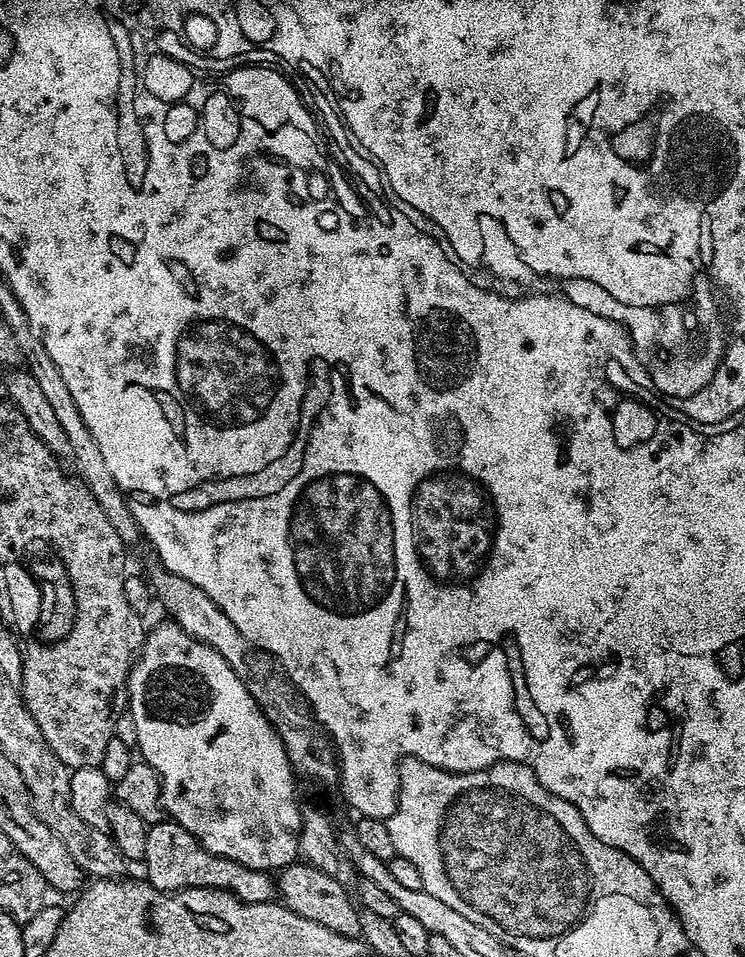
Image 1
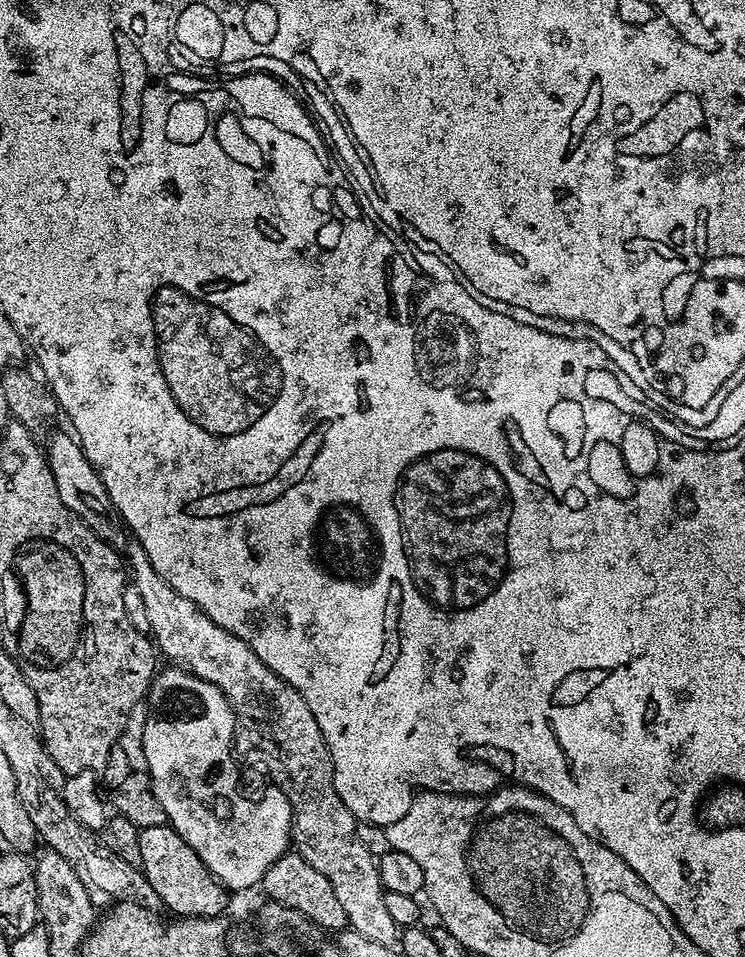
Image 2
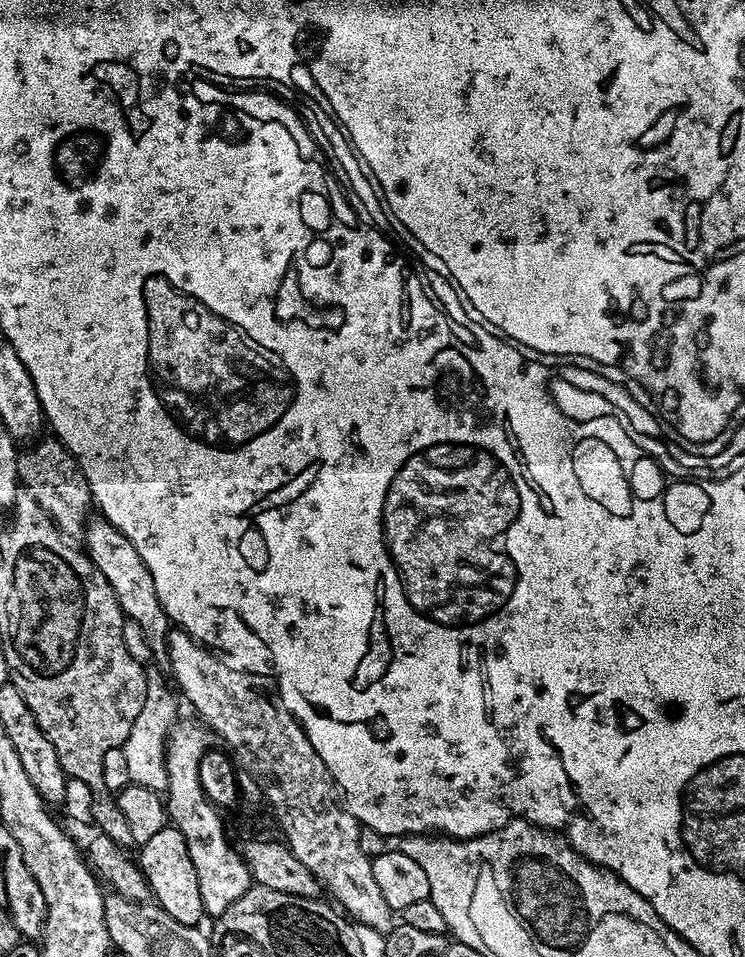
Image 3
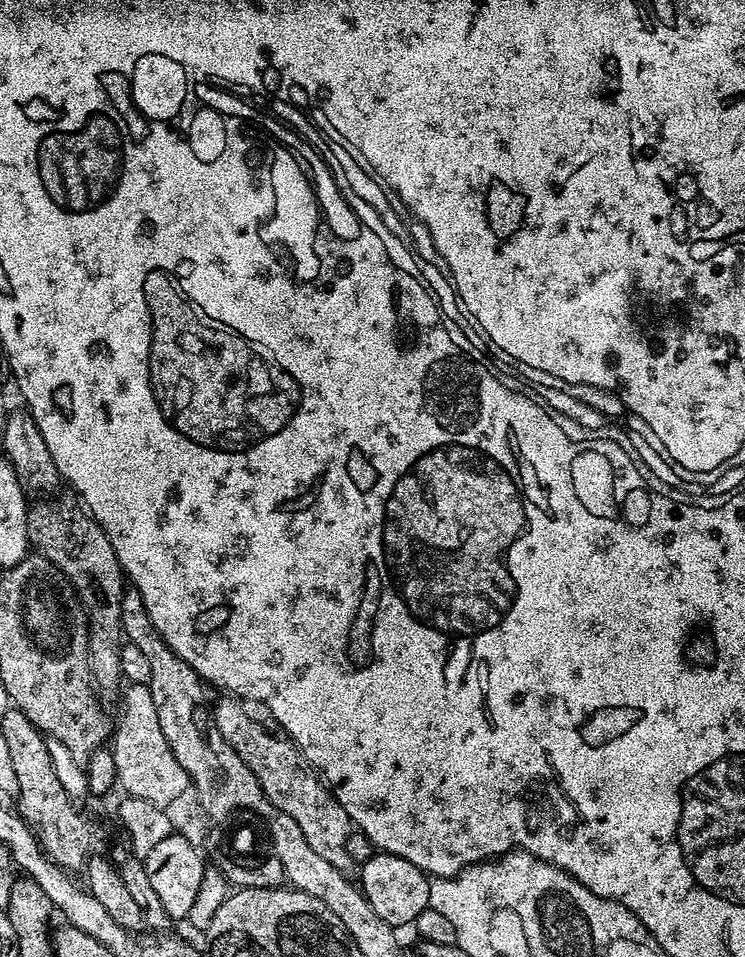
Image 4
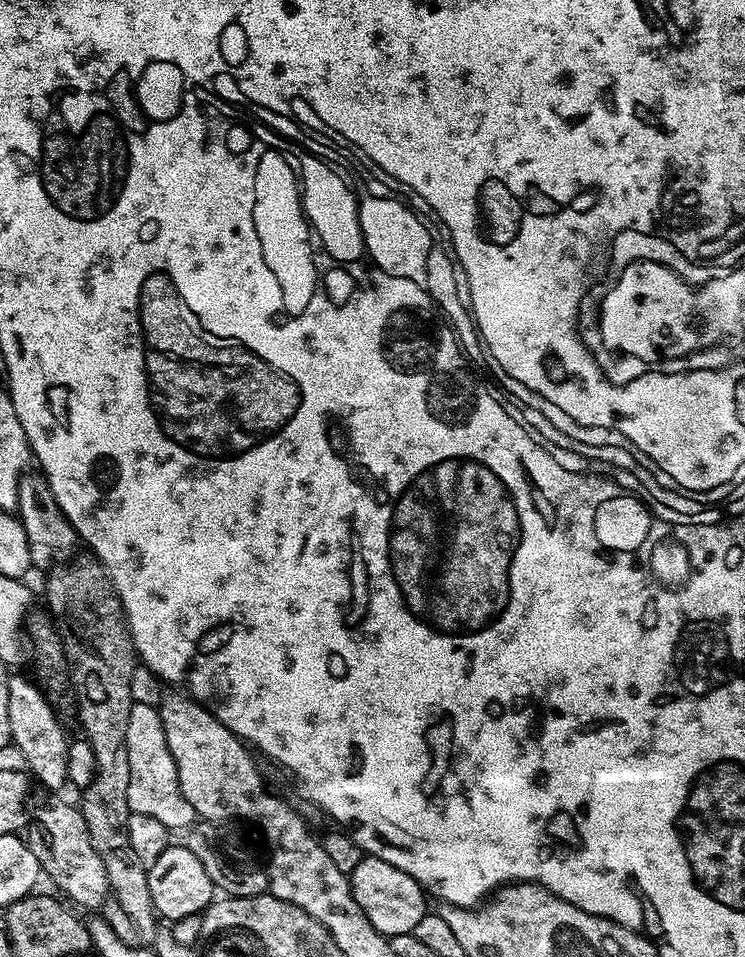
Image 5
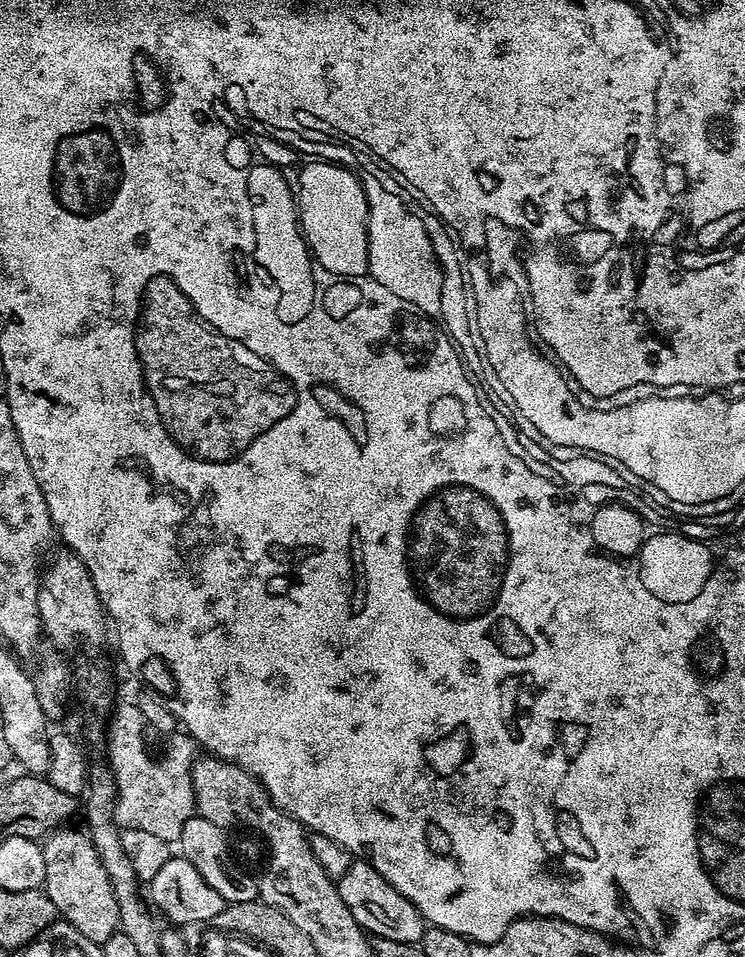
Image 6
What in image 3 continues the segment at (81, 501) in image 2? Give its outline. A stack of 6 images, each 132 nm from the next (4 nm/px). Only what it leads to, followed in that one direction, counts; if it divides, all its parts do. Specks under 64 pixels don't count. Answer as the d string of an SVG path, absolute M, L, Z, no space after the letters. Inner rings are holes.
M99 514L89 515L82 539L86 555L92 559L95 568L102 570L106 582L110 582L110 590L114 590L114 598L118 598L118 606L124 611L125 617L138 622L138 630L142 630L146 646L150 646L153 657L160 662L167 661L170 621L162 602L158 602L158 590L154 590L154 578L146 562L142 562L138 550L134 550L134 542L130 542L130 538L122 534L122 530L118 530L106 517Z

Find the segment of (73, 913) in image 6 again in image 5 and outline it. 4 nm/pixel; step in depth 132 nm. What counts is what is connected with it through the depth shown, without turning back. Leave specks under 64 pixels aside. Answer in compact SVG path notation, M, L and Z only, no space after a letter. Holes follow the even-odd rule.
M64 800L44 804L37 812L35 809L27 832L28 845L34 858L38 858L43 875L52 880L62 892L60 894L74 906L76 904L89 912L101 909L110 894L108 879L102 858L98 858L90 842L90 834L79 807L75 803L67 804Z

